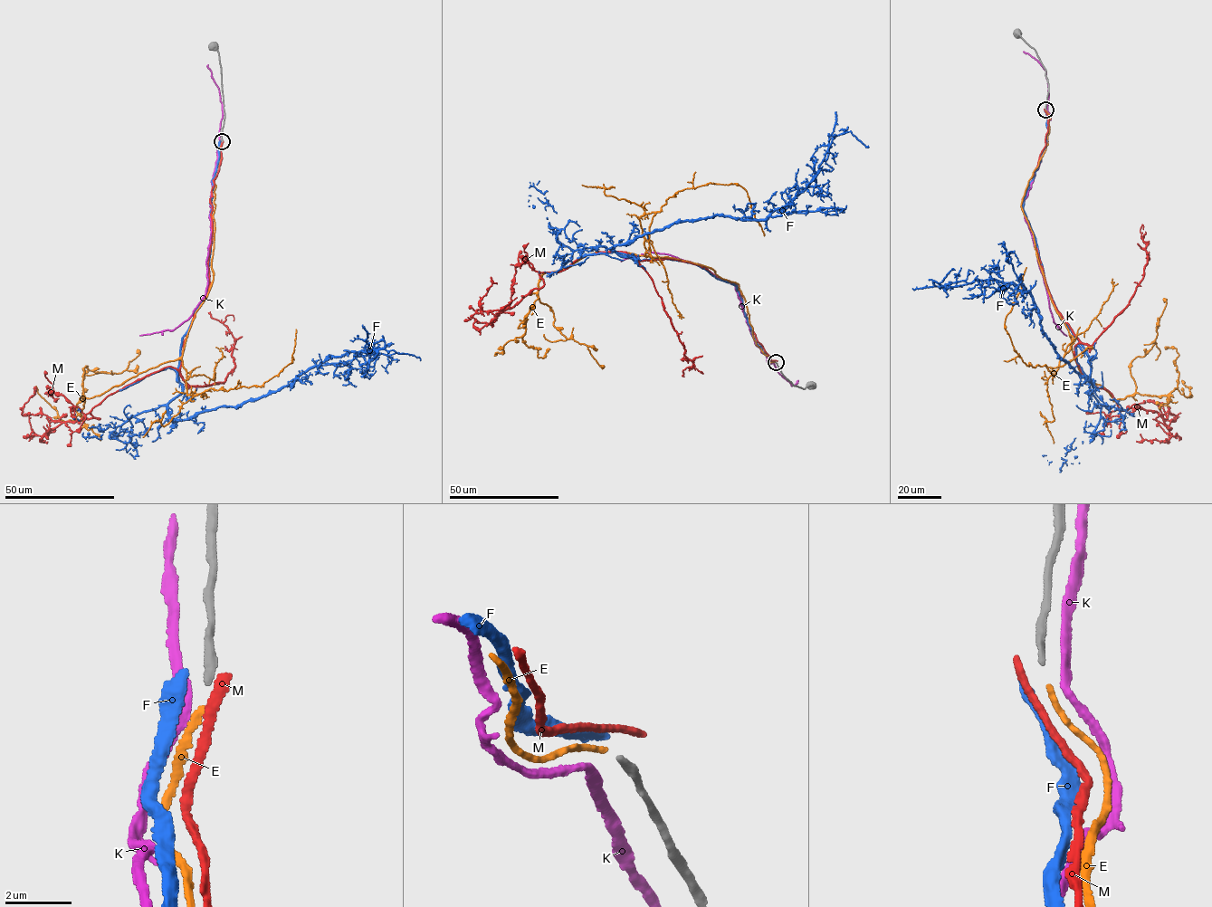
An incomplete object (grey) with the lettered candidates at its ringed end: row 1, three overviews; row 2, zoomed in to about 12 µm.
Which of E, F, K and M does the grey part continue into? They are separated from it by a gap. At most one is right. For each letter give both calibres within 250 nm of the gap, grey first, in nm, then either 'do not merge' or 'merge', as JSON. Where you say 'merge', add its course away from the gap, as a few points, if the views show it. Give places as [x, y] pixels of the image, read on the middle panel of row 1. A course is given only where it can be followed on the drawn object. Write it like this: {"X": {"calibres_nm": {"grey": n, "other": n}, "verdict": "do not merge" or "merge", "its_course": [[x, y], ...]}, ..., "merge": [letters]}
{"E": {"calibres_nm": {"grey": 220, "other": 160}, "verdict": "merge", "its_course": [[775, 362], [756, 343], [735, 281], [675, 258], [598, 251], [543, 273], [538, 293], [554, 327], [602, 367]]}, "F": {"calibres_nm": {"grey": 220, "other": 360}, "verdict": "do not merge"}, "K": {"calibres_nm": {"grey": 220, "other": 220}, "verdict": "do not merge"}, "M": {"calibres_nm": {"grey": 220, "other": 280}, "verdict": "do not merge"}, "merge": ["E"]}

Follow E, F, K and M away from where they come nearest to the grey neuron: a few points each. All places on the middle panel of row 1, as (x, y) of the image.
E: (775, 362), (756, 343), (735, 281), (675, 258), (598, 251), (543, 273), (538, 293), (554, 327), (602, 367)
F: (775, 361), (734, 283), (610, 249), (688, 220), (768, 217), (806, 188), (835, 136), (850, 131), (867, 147)
K: (774, 363), (755, 344), (729, 280), (668, 254), (649, 253), (620, 261)
M: (777, 361), (736, 284), (679, 259), (584, 255), (539, 273), (543, 286), (473, 325), (499, 312)

